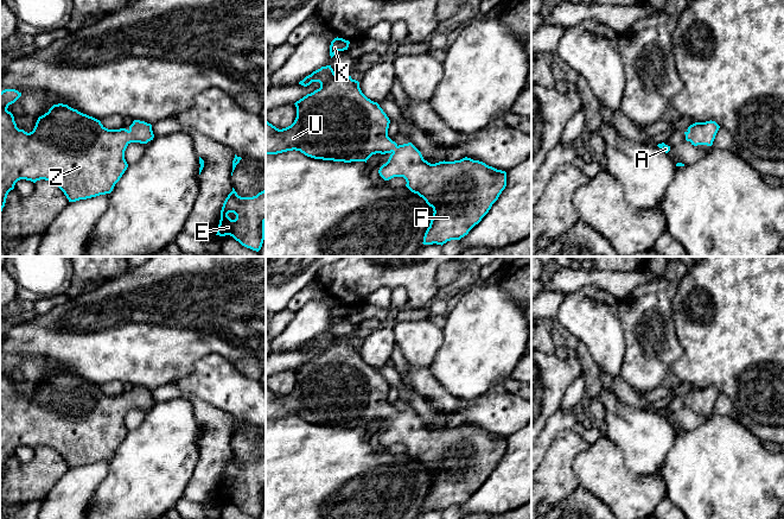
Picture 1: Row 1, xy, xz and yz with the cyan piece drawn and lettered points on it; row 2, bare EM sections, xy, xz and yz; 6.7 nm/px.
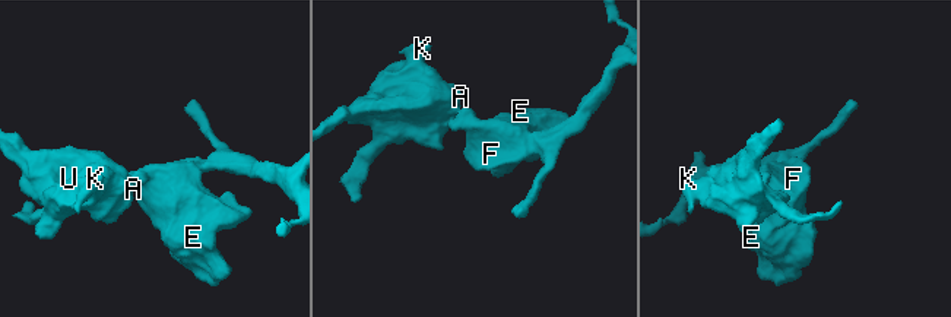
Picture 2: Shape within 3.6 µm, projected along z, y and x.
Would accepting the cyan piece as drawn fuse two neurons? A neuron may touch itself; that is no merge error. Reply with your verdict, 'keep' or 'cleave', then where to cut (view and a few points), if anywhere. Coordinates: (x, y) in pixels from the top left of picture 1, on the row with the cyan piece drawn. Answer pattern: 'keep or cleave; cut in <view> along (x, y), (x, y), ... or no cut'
keep; no cut

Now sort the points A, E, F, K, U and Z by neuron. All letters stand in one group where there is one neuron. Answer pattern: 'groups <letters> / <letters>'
groups A E F K U Z

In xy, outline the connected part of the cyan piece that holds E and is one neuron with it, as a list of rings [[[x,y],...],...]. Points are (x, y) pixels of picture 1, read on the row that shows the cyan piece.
[[[232,188],[223,203],[216,235],[230,235],[242,246],[259,252],[264,240],[264,222],[266,190],[253,197],[241,197]]]

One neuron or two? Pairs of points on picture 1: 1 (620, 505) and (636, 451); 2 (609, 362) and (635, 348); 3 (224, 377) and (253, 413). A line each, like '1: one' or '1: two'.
1: two
2: two
3: one

